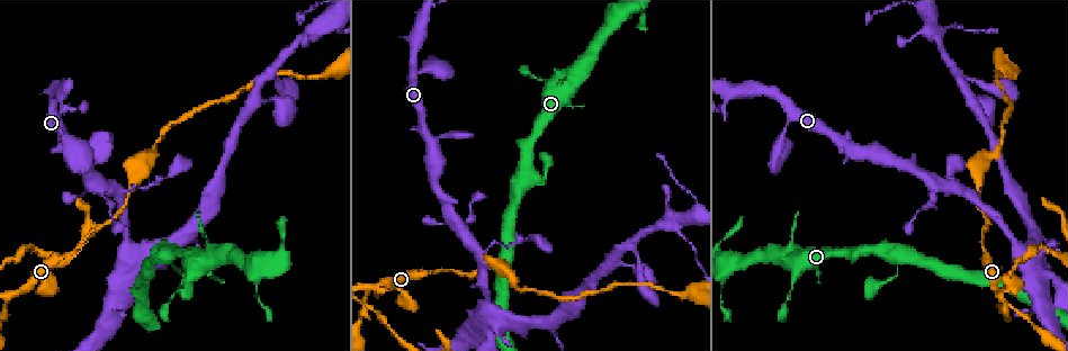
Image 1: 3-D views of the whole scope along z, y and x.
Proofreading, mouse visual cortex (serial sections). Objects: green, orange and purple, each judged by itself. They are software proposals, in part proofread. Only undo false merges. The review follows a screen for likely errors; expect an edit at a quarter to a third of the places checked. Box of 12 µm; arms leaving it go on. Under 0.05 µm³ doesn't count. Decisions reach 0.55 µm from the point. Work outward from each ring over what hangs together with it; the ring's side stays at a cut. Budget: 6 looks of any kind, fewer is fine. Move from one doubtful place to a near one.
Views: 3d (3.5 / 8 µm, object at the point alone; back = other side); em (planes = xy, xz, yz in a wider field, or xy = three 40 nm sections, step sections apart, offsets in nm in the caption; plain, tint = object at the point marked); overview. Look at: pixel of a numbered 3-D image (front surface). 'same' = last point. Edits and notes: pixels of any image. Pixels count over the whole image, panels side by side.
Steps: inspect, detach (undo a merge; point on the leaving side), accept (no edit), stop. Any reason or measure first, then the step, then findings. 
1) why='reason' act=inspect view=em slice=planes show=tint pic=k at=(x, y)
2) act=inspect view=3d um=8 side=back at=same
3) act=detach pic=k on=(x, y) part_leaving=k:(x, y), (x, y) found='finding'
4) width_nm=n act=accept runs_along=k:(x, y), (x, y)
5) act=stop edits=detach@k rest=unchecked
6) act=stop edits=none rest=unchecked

why='arms part here' act=inspect view=3d um=3.5 pic=1 at=(576, 76)

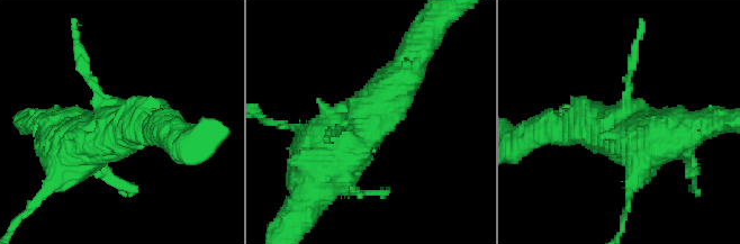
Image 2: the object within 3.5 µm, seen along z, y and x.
why='need the tissue' act=inspect view=em slice=xy step=2 show=tint pic=2 at=(115, 127)

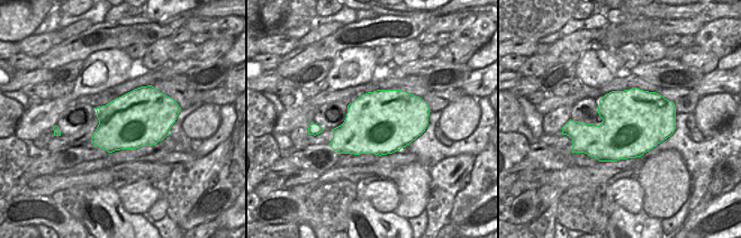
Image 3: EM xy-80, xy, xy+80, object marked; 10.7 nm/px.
act=accept runs_along=2:(308, 186), (408, 62) found='continuous, no second cell'

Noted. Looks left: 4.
why='thick turns thin' act=inspect view=3d um=3.5 pic=1 at=(121, 192)

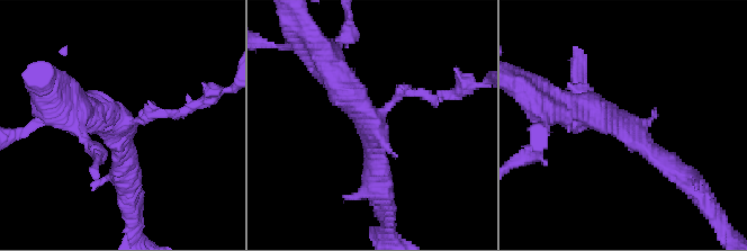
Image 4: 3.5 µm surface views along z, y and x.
act=inspect view=em slice=planes show=tint pic=4 at=(619, 125)

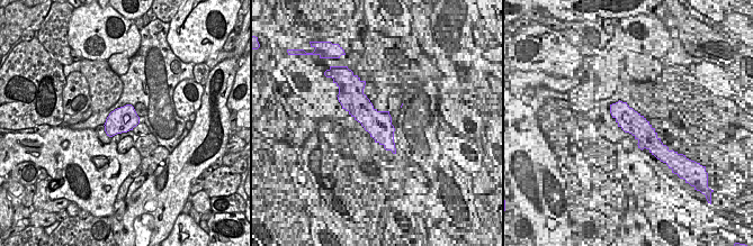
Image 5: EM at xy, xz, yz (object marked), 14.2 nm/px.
act=accept runs_along=4:(563, 109), (623, 124), (675, 169) found='one cell here'

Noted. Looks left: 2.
why='a fork' act=inspect view=3d um=3.5 pic=1 at=(10, 295)

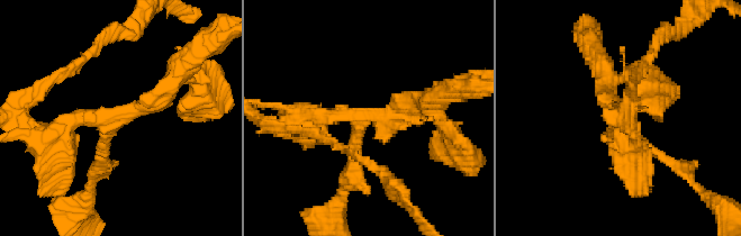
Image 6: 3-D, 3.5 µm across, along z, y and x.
arms=3 arm_widths_nm=150,200,250 why='shape alone is not enough' act=inspect view=em slice=xy step=3 show=tint pic=6 at=(368, 115)

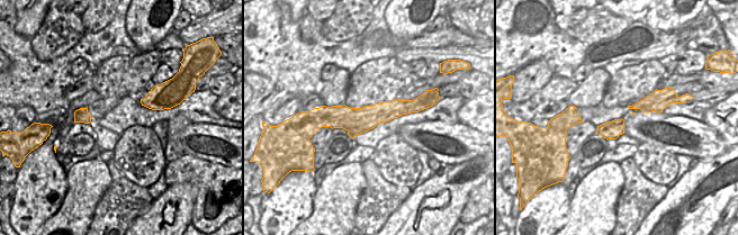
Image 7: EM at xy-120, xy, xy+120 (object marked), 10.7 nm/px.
act=detach pic=6 on=(310, 110) found='a second cell is stuck on'

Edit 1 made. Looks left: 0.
act=stop edits=detach@6 rest=unchecked

